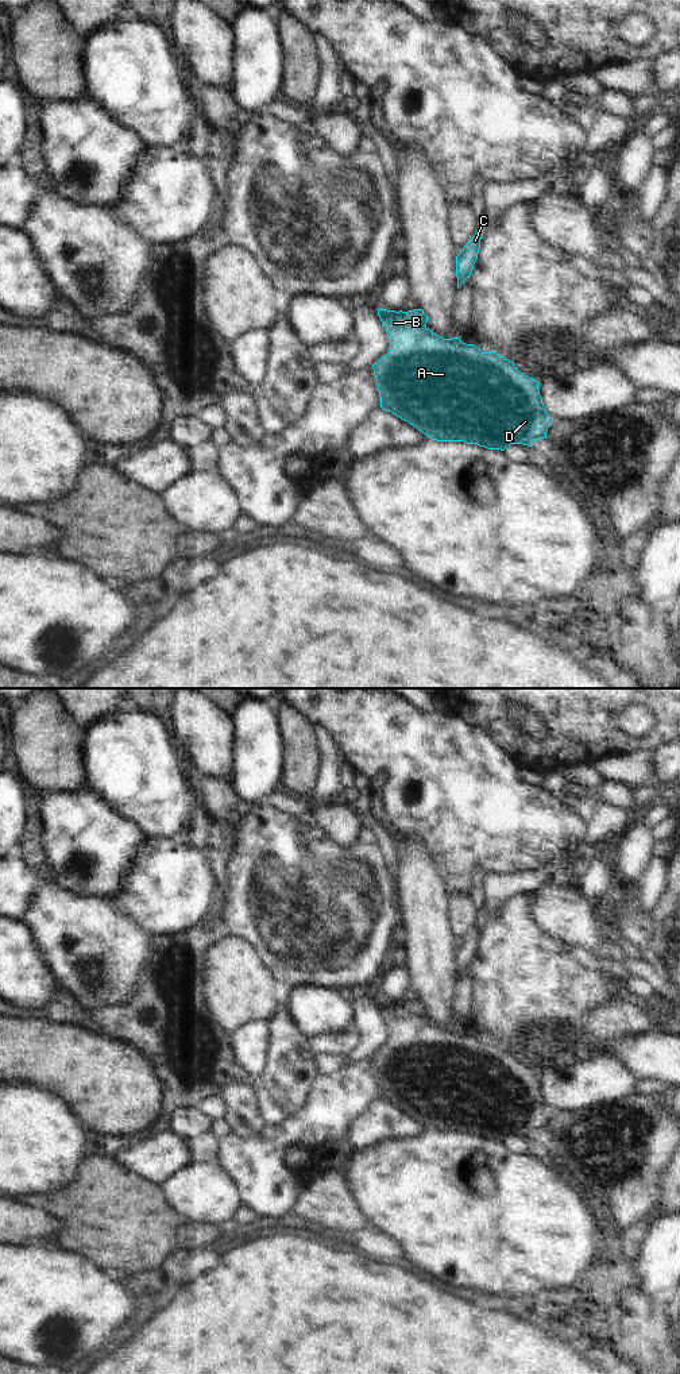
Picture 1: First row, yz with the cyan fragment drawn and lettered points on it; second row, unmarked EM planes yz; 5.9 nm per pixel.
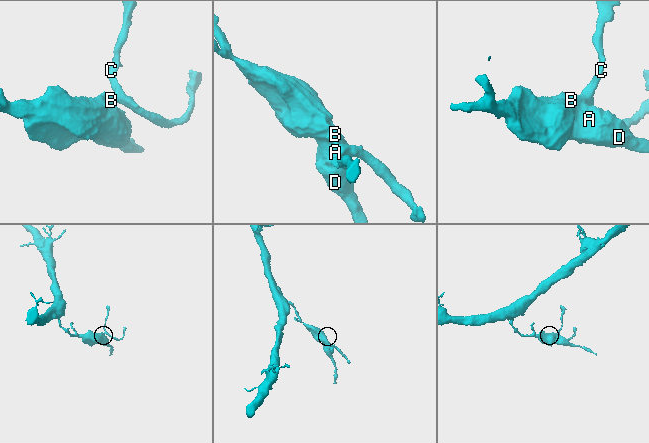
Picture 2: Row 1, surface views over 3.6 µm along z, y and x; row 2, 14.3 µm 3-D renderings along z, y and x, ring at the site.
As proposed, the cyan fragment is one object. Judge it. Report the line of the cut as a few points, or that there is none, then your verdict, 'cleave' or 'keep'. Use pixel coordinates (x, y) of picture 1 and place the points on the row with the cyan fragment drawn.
cut none; keep

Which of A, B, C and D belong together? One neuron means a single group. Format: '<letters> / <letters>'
A B C D

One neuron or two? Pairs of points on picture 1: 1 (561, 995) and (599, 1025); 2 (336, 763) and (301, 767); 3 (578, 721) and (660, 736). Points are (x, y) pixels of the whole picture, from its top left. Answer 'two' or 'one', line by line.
1: two
2: two
3: one

